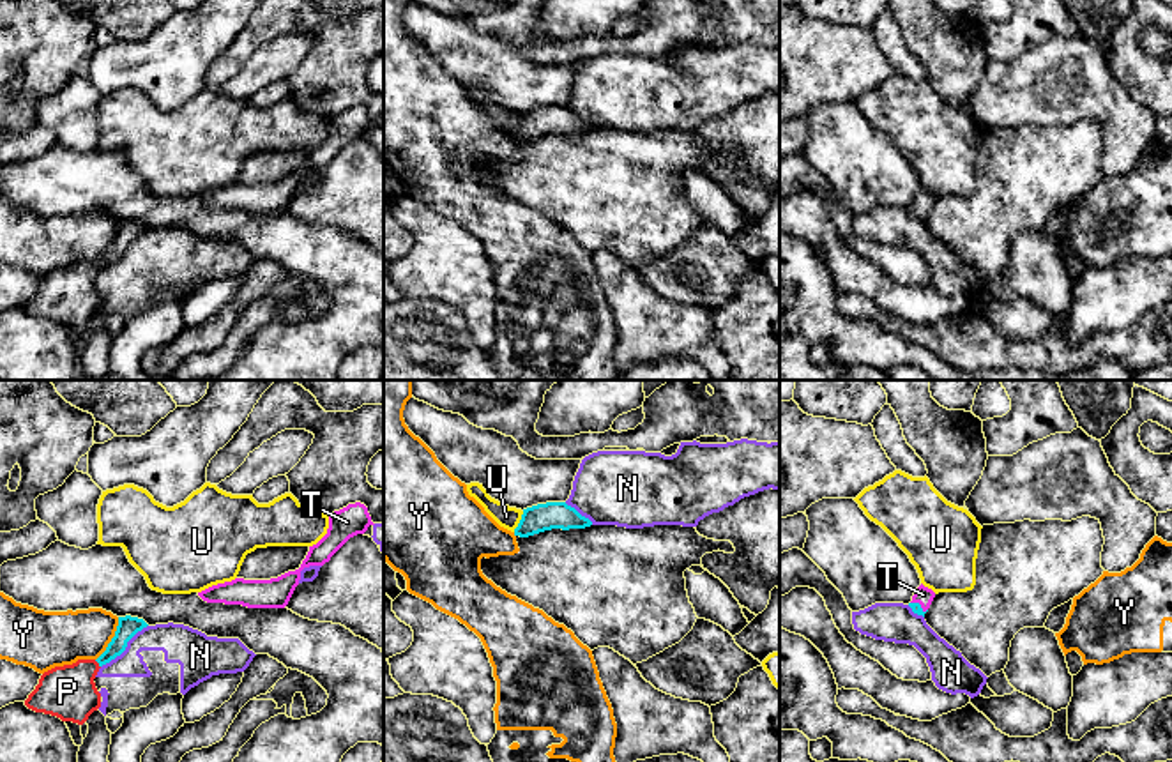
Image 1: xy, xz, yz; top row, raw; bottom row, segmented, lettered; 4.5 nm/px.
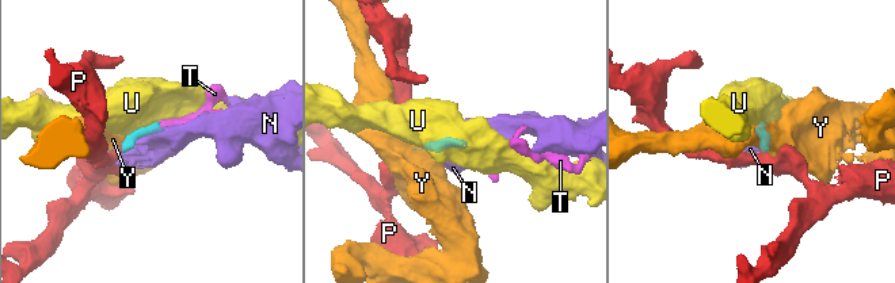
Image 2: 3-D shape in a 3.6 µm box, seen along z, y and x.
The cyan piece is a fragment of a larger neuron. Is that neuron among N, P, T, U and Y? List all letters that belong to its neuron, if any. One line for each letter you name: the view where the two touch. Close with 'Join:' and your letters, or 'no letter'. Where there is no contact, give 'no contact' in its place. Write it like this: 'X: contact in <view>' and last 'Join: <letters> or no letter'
P: contact in xy
T: contact in yz
Join: P, T

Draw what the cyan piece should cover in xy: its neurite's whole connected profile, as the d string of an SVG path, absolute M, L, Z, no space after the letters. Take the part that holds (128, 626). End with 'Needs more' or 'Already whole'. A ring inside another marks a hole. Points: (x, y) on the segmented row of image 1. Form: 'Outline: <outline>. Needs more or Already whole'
Outline: M118 617L115 636L97 659L78 659L44 672L25 705L35 712L83 725L101 707L101 693L94 682L99 668L120 656L127 642L147 626L138 617Z. Needs more

